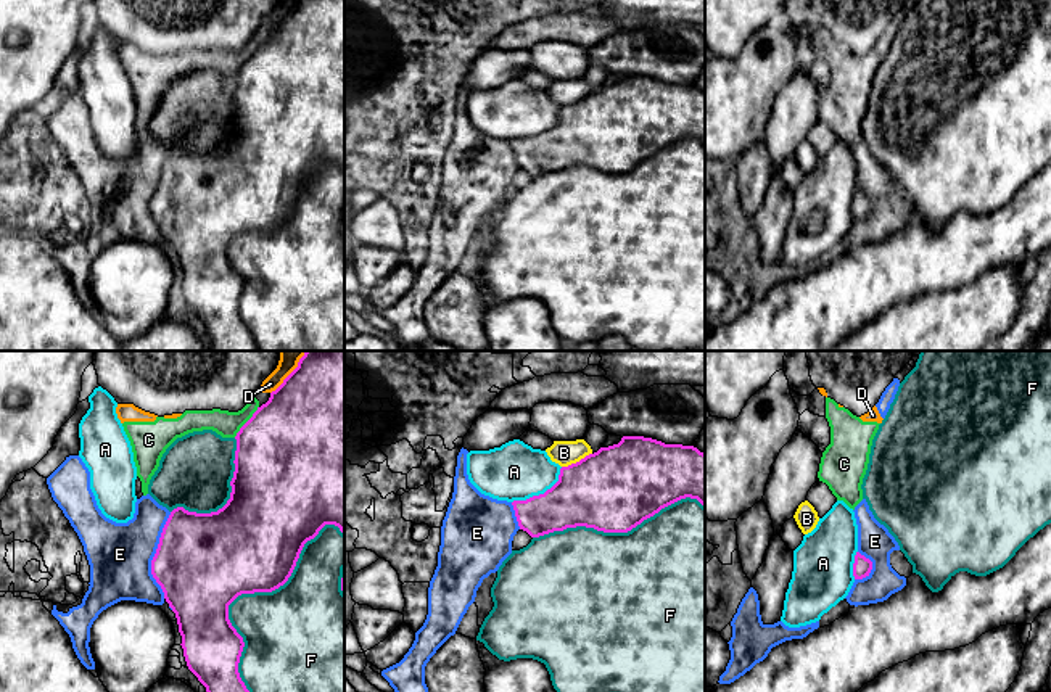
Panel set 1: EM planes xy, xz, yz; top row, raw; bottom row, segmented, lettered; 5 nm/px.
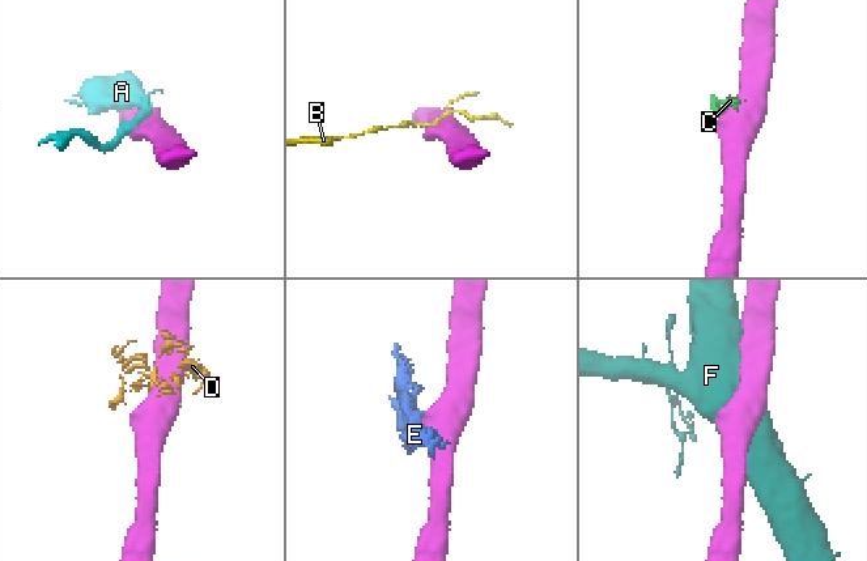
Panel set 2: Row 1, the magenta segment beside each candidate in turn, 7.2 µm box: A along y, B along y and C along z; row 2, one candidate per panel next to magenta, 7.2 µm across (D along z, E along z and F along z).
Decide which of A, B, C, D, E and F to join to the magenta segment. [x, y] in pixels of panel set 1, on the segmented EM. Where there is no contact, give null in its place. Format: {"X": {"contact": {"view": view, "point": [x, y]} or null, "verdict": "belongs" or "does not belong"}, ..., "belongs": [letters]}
{"A": {"contact": {"view": "xz", "point": [541, 494]}, "verdict": "does not belong"}, "B": {"contact": {"view": "xz", "point": [577, 462]}, "verdict": "does not belong"}, "C": {"contact": {"view": "xy", "point": [247, 422]}, "verdict": "does not belong"}, "D": {"contact": {"view": "xy", "point": [292, 372]}, "verdict": "does not belong"}, "E": {"contact": {"view": "xy", "point": [155, 556]}, "verdict": "does not belong"}, "F": {"contact": {"view": "xy", "point": [248, 593]}, "verdict": "does not belong"}, "belongs": []}

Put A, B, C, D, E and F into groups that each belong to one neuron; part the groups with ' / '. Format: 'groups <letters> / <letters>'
groups A / B / C D E / F

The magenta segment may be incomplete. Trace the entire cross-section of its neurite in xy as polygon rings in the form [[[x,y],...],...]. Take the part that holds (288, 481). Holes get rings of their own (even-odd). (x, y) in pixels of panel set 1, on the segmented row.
[[[306,351],[298,367],[270,393],[269,401],[258,407],[253,417],[240,428],[235,439],[235,472],[227,504],[211,513],[188,512],[183,507],[174,509],[163,528],[156,554],[151,560],[151,575],[161,586],[166,602],[177,618],[187,666],[206,687],[206,692],[249,692],[238,673],[245,642],[229,620],[229,605],[241,594],[272,592],[283,586],[291,576],[304,544],[314,539],[325,525],[335,525],[344,534],[344,351]]]

